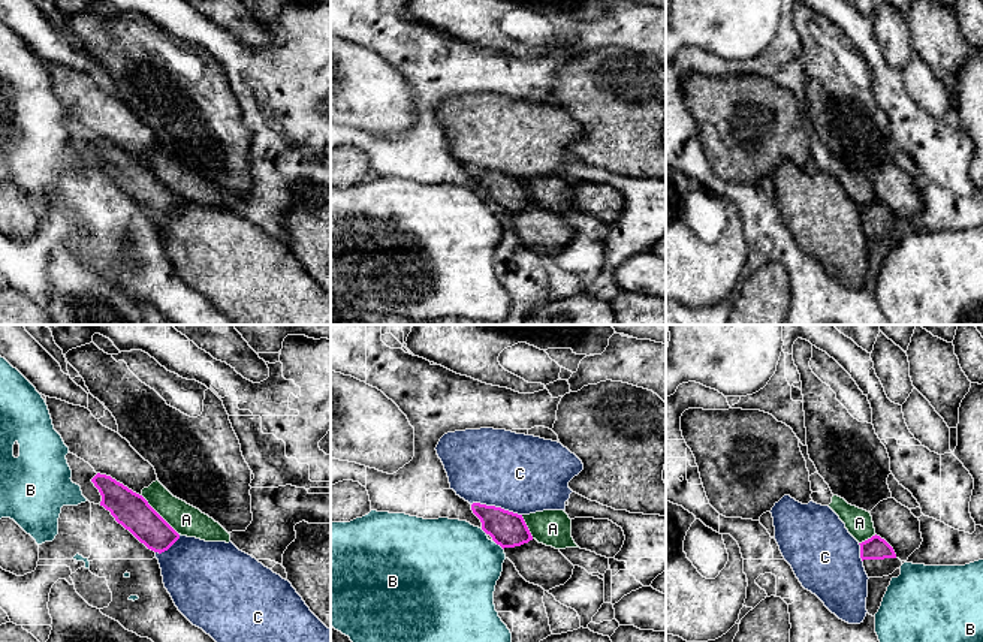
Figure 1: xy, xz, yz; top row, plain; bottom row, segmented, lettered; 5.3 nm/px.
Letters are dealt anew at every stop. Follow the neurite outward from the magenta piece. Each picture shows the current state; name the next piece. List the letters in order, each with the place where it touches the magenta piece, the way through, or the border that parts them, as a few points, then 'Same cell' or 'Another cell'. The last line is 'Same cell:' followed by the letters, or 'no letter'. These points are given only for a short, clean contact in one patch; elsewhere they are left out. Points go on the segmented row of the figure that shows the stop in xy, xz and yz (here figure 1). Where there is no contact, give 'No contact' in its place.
A: Touches magenta at xy (159, 515). Another cell
B: Touches magenta at xz (498, 543). Another cell
C: Touches magenta at xz (497, 508). Another cell
Same cell: no letter

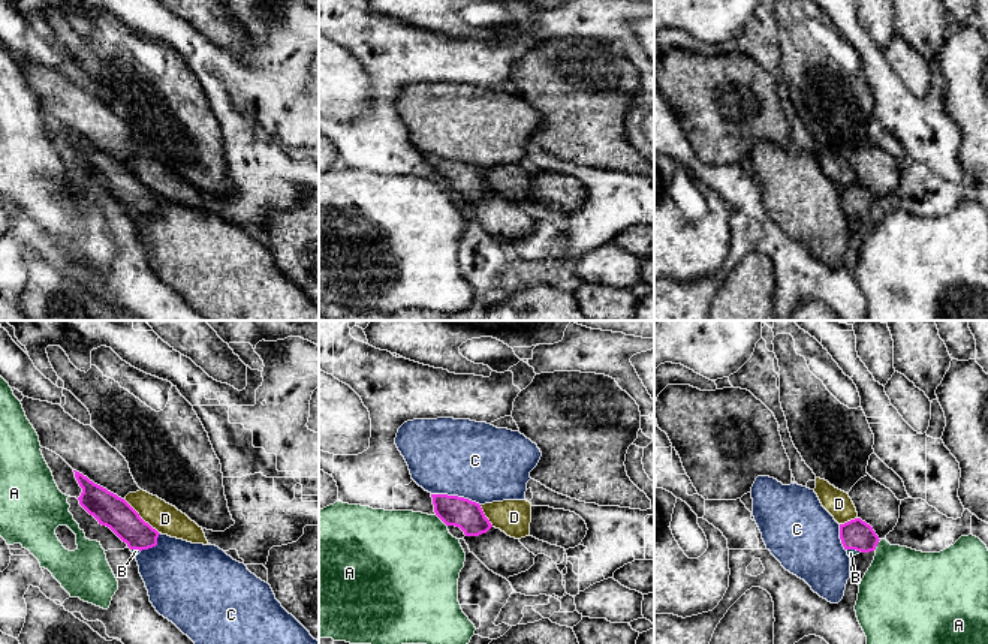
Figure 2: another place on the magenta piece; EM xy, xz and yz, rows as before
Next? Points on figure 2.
A: Touches magenta at xz (440, 518). Another cell
B: Touches magenta at yz (854, 548). Path across: yz (857, 535), (854, 548), (851, 553). Same cell
C: Touches magenta at xz (455, 496). Another cell
D: Touches magenta at xy (141, 518). Another cell
Same cell: B

